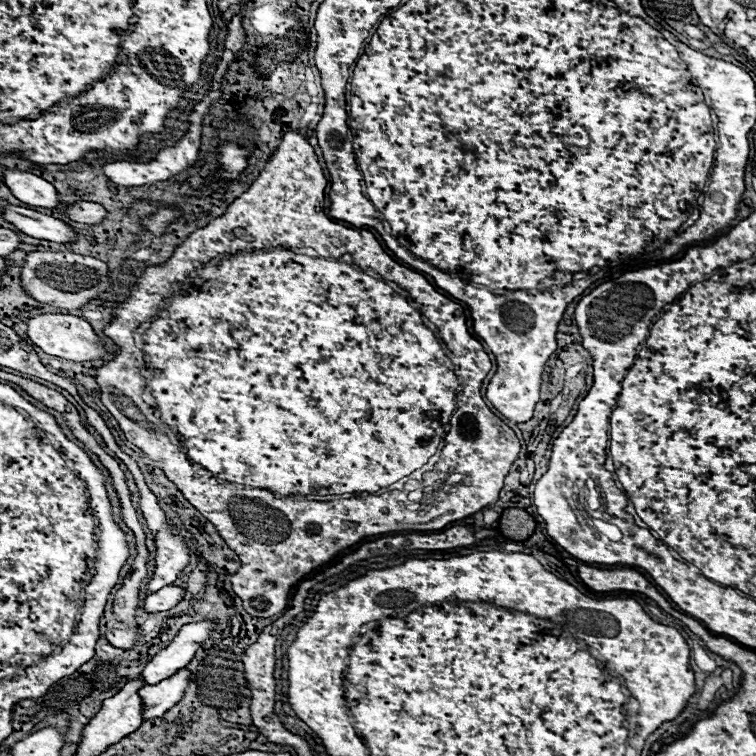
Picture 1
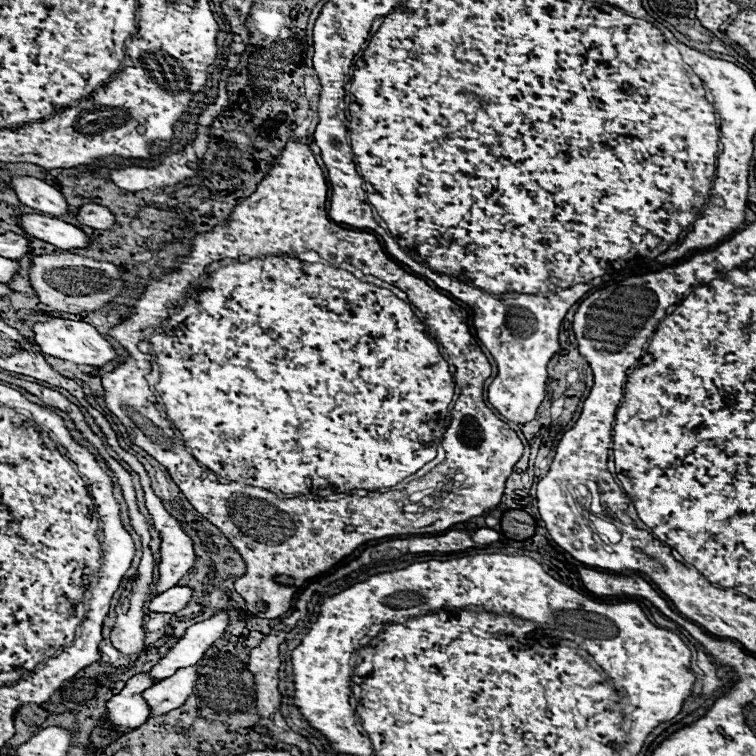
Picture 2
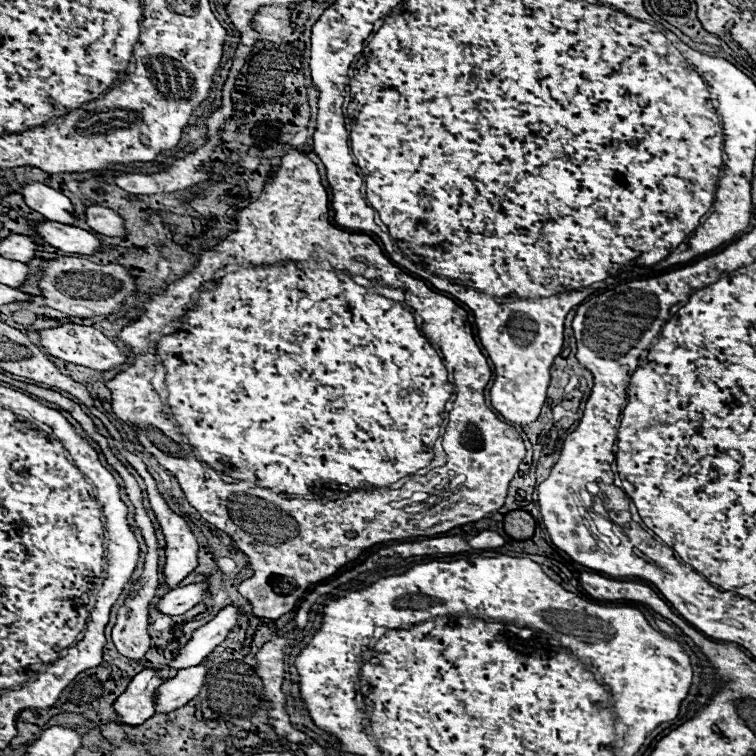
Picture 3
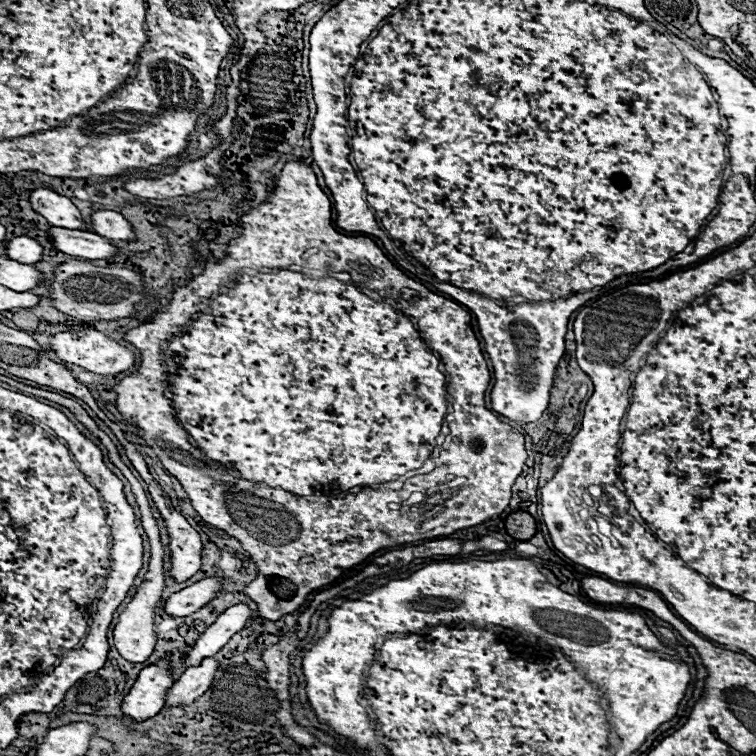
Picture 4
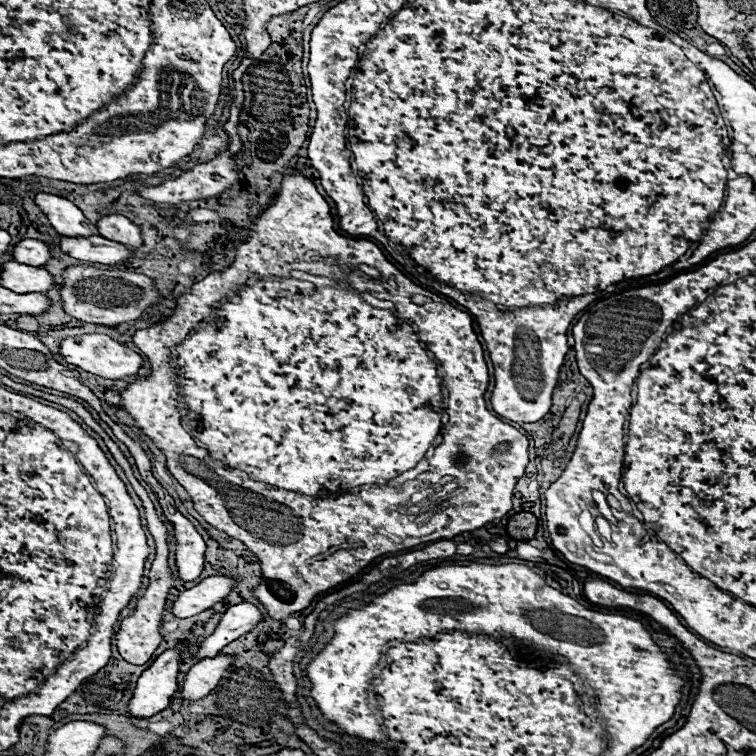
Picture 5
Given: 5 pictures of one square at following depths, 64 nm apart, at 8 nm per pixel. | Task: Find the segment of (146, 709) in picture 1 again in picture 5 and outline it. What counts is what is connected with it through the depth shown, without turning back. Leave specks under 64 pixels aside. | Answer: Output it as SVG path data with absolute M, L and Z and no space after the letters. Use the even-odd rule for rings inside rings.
M214 656L204 658L198 664L194 664L184 682L180 684L180 698L182 700L200 700L214 690L222 678L222 672L226 672L232 664L230 656Z

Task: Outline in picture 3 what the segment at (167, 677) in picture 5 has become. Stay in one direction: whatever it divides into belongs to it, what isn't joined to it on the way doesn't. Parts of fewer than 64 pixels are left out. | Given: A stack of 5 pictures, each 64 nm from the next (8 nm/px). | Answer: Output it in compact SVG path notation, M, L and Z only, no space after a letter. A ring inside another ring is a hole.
M142 670L132 682L128 684L128 690L124 690L116 702L112 704L118 720L128 726L138 726L146 722L154 712L154 692L164 680L156 676L154 670Z

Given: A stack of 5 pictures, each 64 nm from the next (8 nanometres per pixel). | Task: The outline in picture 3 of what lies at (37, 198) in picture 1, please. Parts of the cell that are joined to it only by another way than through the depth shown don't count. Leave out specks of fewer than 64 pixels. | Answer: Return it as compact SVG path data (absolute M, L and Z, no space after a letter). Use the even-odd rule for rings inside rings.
M30 182L22 186L22 196L24 202L40 212L44 218L62 222L62 224L72 224L74 222L74 208L72 202L58 190L42 184L42 182Z

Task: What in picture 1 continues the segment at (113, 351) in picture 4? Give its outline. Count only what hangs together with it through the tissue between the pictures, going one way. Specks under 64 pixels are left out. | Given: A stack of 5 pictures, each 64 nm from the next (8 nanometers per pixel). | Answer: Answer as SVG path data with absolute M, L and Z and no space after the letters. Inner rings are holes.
M38 314L26 320L28 324L28 338L32 344L40 346L46 354L74 360L74 362L86 362L86 360L104 360L108 352L100 346L98 336L94 334L90 322L84 318L72 316L72 314Z

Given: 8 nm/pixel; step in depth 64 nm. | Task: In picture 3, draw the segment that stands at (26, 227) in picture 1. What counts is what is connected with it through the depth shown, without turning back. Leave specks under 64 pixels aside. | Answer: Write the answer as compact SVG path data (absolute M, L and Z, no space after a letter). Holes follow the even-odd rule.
M42 220L36 224L36 234L46 240L46 244L66 252L66 254L94 254L102 248L100 240L76 226L56 224L52 220Z

